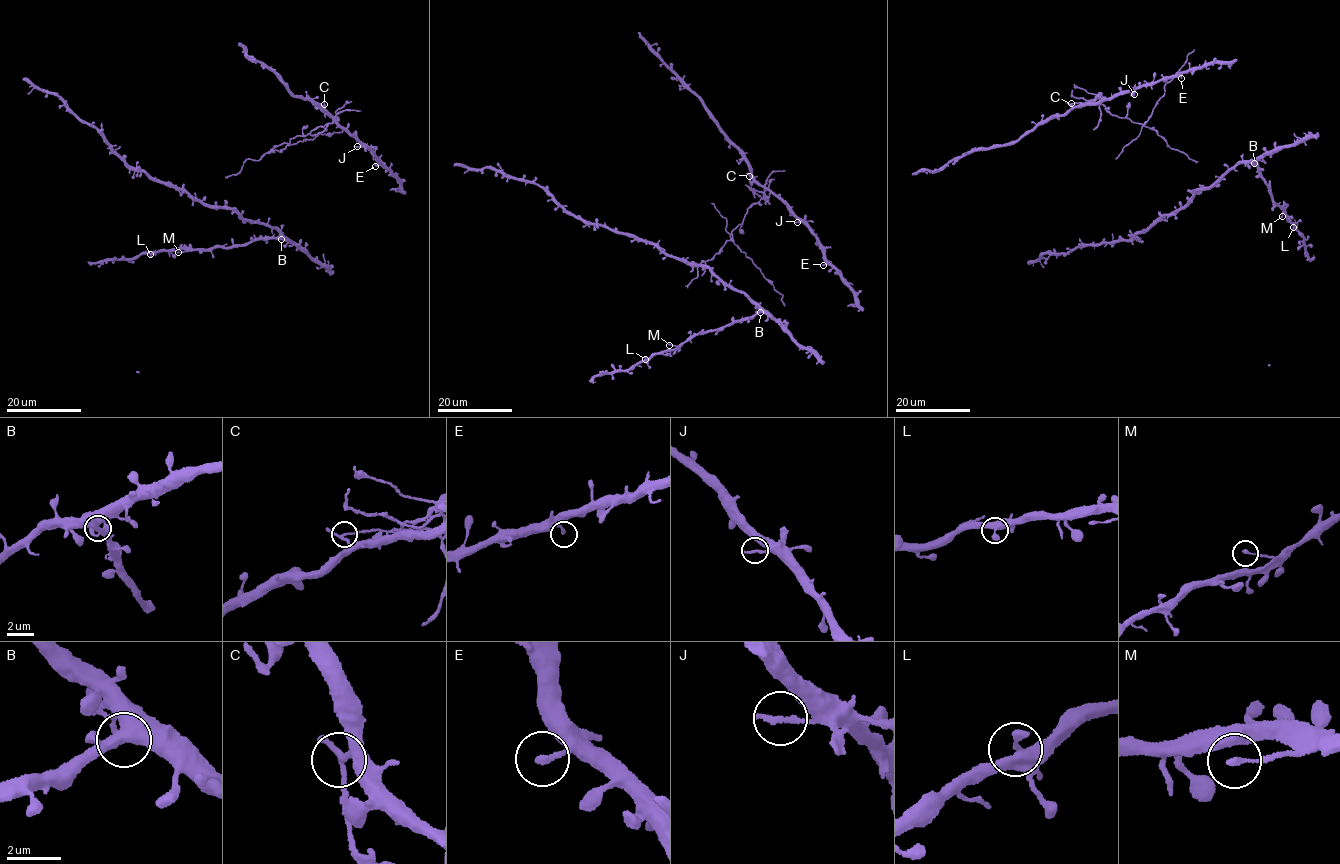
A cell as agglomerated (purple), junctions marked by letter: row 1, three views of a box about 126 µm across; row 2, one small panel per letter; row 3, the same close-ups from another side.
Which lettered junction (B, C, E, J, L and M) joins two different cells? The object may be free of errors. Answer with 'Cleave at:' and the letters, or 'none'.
Cleave at: C

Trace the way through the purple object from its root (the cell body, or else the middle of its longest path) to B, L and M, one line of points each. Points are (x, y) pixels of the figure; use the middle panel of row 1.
B: (692, 262), (709, 268), (726, 283), (743, 291), (760, 312)
L: (692, 262), (743, 291), (760, 311), (690, 336), (674, 348), (645, 359)
M: (692, 262), (709, 268), (726, 283), (743, 291), (760, 311), (714, 330), (690, 336), (677, 346), (669, 345)

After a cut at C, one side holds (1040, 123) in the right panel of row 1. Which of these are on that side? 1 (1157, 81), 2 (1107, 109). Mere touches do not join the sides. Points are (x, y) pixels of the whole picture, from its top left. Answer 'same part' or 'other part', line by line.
1: same part
2: other part

